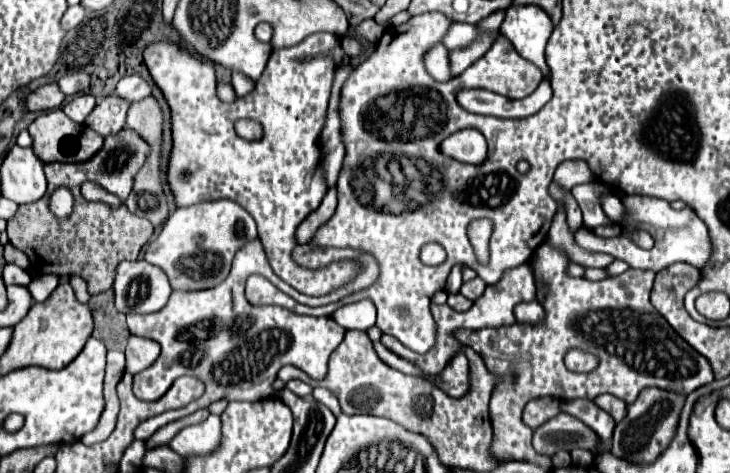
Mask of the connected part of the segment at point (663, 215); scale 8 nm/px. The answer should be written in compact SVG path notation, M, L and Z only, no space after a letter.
M629 194L621 202L625 206L621 228L631 226L637 230L647 230L653 236L655 246L651 250L635 248L631 250L631 254L627 254L627 258L617 258L617 260L627 262L629 268L653 270L653 272L661 272L675 262L687 262L699 270L703 270L709 264L711 242L709 242L707 226L703 224L703 220L699 220L699 216L689 206L685 206L683 210L673 210L667 200L655 196L641 196L641 194L633 194L633 196Z

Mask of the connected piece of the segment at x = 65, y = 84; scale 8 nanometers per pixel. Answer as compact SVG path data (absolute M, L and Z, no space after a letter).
M75 72L75 74L69 74L69 76L61 78L57 84L59 84L59 90L61 90L65 96L89 92L89 74L85 74L85 72Z

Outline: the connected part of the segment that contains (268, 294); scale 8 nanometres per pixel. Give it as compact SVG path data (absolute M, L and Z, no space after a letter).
M249 276L247 278L247 294L249 294L251 304L275 304L275 306L283 306L291 312L299 312L299 314L307 314L307 316L331 316L339 306L343 306L339 302L335 302L331 306L319 306L319 308L299 304L279 288L275 288L263 276Z

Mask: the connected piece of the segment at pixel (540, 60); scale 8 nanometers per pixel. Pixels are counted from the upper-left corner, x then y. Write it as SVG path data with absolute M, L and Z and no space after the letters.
M511 6L501 24L501 32L513 42L517 52L541 68L547 76L545 46L553 32L551 18L537 6Z

